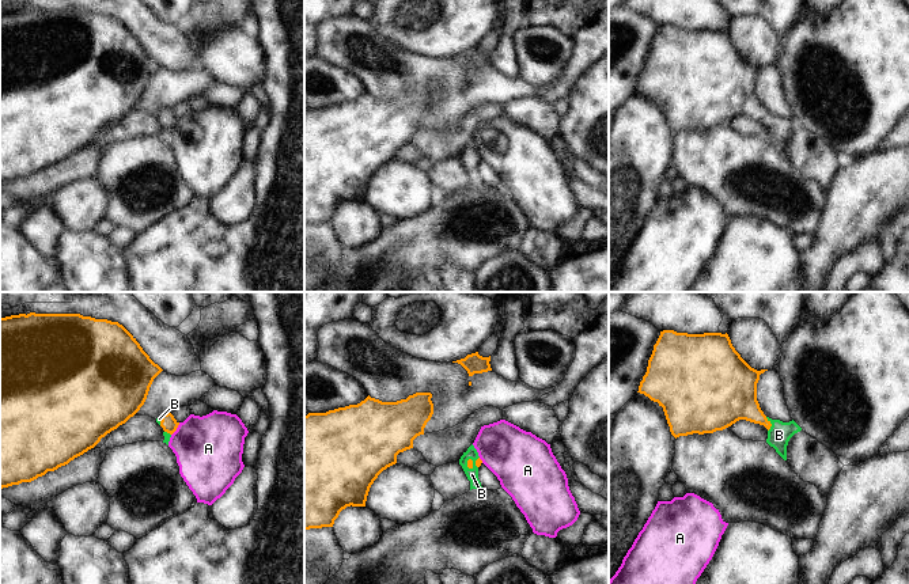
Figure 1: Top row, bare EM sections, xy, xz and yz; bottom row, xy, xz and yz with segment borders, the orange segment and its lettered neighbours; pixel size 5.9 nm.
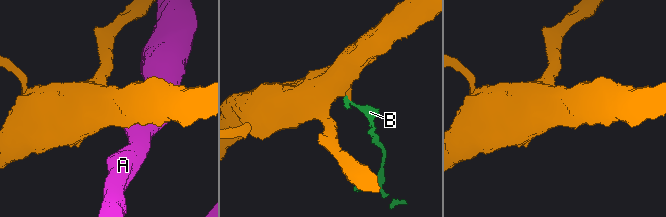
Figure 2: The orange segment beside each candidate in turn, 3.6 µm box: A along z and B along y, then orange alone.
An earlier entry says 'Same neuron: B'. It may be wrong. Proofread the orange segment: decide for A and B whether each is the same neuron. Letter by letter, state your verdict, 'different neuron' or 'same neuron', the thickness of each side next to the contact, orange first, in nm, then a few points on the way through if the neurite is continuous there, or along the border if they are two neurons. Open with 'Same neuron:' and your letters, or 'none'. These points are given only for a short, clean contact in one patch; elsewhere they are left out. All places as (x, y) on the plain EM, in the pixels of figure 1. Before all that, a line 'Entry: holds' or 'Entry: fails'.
Entry: holds
Same neuron: B
A: different neuron; calibres 90 and 400 nm; border xy (180, 118), (171, 131)
B: same neuron; calibres 240 and 140 nm; way yz (737, 95), (771, 120), (779, 131)

